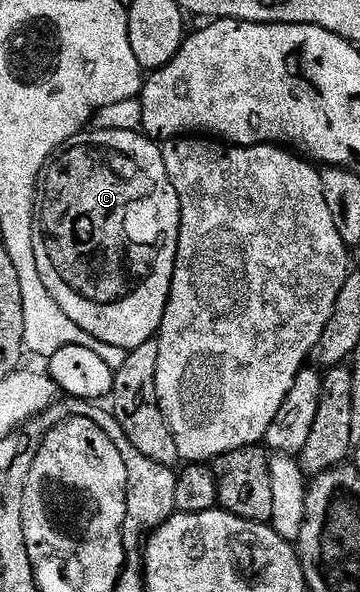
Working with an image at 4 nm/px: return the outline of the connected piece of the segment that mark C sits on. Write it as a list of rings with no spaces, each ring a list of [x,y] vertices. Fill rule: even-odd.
[[[86,130],[67,142],[46,161],[38,181],[36,197],[36,215],[32,230],[32,250],[36,254],[36,266],[40,270],[40,278],[44,278],[44,286],[48,286],[48,294],[64,310],[80,330],[92,334],[100,342],[108,342],[108,346],[120,346],[126,353],[136,346],[144,346],[144,342],[155,339],[158,327],[162,324],[166,303],[170,297],[170,287],[174,277],[174,263],[178,253],[178,235],[182,225],[180,198],[168,178],[168,170],[164,166],[161,147],[145,134],[125,132],[124,130]]]

